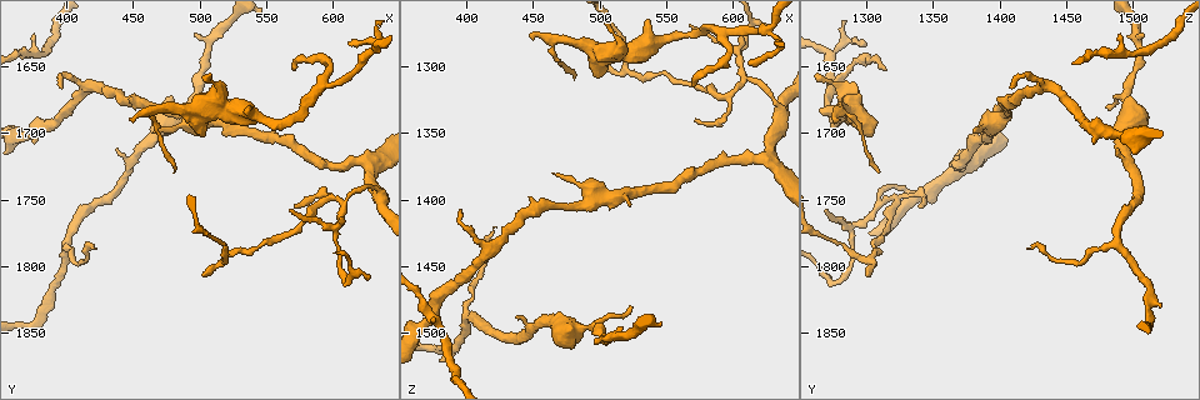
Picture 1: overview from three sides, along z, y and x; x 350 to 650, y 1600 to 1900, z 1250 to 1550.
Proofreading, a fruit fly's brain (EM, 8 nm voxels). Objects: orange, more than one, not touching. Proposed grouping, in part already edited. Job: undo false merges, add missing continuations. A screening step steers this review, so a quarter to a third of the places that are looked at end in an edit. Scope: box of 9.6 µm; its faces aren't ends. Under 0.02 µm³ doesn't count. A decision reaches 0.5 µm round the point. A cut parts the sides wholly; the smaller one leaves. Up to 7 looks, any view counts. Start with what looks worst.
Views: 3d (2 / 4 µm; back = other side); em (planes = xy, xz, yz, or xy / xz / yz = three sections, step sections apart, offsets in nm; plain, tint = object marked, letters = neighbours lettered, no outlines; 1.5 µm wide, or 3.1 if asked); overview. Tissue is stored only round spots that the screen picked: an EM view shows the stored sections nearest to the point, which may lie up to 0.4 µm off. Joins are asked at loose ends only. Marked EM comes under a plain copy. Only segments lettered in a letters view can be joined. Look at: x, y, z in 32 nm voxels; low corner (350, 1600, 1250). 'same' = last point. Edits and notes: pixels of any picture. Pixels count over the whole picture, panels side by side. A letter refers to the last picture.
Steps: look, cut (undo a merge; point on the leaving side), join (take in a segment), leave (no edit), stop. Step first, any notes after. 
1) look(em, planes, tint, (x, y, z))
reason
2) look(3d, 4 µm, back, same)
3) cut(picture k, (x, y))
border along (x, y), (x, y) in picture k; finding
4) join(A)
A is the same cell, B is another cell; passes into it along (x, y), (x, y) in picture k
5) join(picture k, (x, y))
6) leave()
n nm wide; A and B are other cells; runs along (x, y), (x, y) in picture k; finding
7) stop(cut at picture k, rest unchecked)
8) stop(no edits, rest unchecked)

look(3d, 4 µm, (464, 1702, 1380))
free end

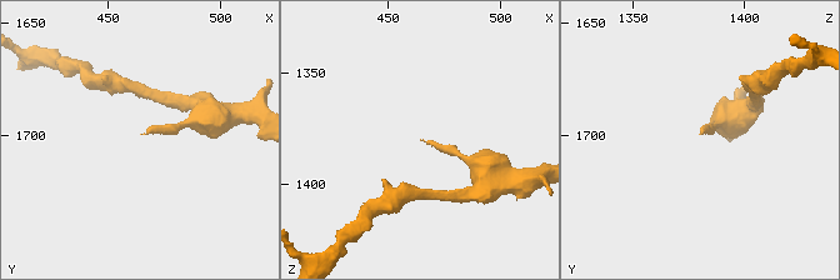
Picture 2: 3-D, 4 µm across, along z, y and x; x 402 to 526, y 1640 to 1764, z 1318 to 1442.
look(em, yz, step 4, tint, (466, 1700, 1380))

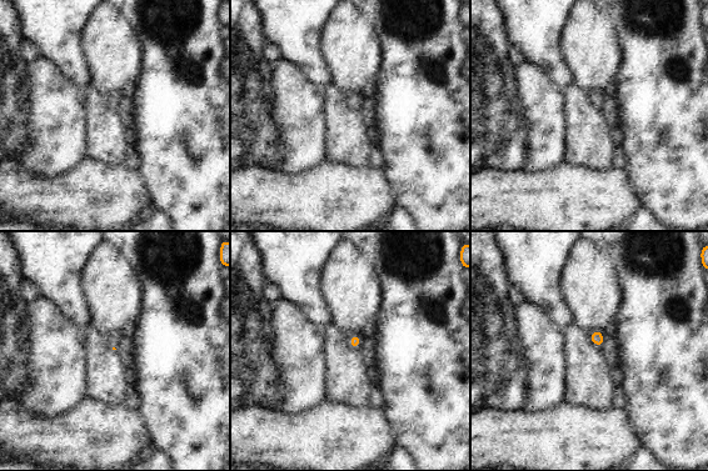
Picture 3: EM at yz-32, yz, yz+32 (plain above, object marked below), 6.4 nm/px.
look(em, xz, step 8, letters, same)

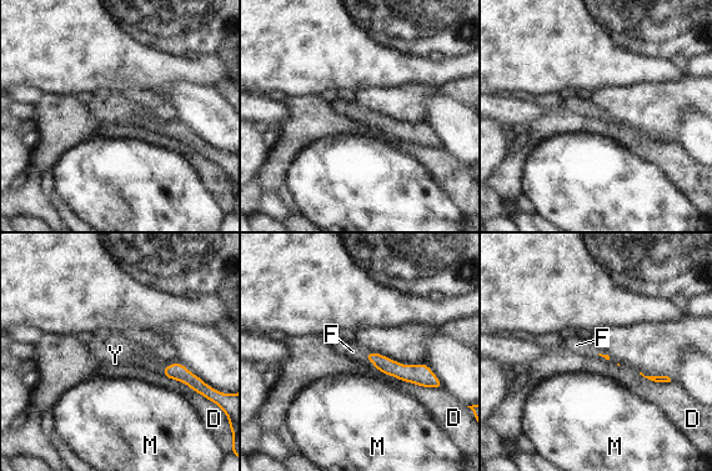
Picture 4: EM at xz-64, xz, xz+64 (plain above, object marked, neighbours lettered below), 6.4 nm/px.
join(F)
F is the same cell, D, M and Y are other cells; the neuron continues

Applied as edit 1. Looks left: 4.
look(overview)

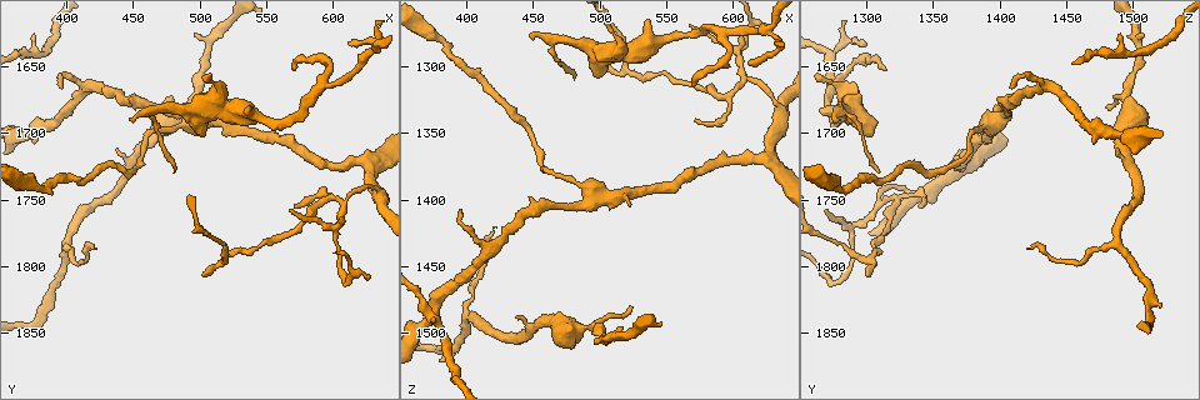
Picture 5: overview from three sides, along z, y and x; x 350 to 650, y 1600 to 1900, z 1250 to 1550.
look(3d, 4 µm, (402, 1780, 1488))
branch point

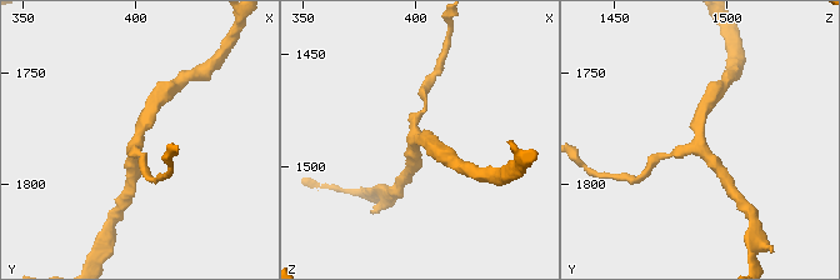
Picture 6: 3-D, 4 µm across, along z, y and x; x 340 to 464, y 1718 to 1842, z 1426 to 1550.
look(em, planes, letters, (401, 1781, 1489))

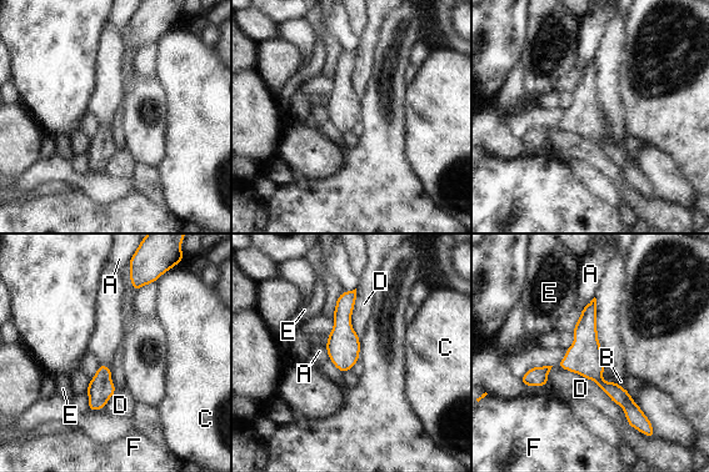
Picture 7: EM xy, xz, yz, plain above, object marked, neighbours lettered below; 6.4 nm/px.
leave()
A, B, C, D, E and F are other cells; runs along (593, 304), (588, 363), (630, 417) in picture 7; all the same neuron

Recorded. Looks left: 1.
stop(join at picture 4, rest unchecked)

